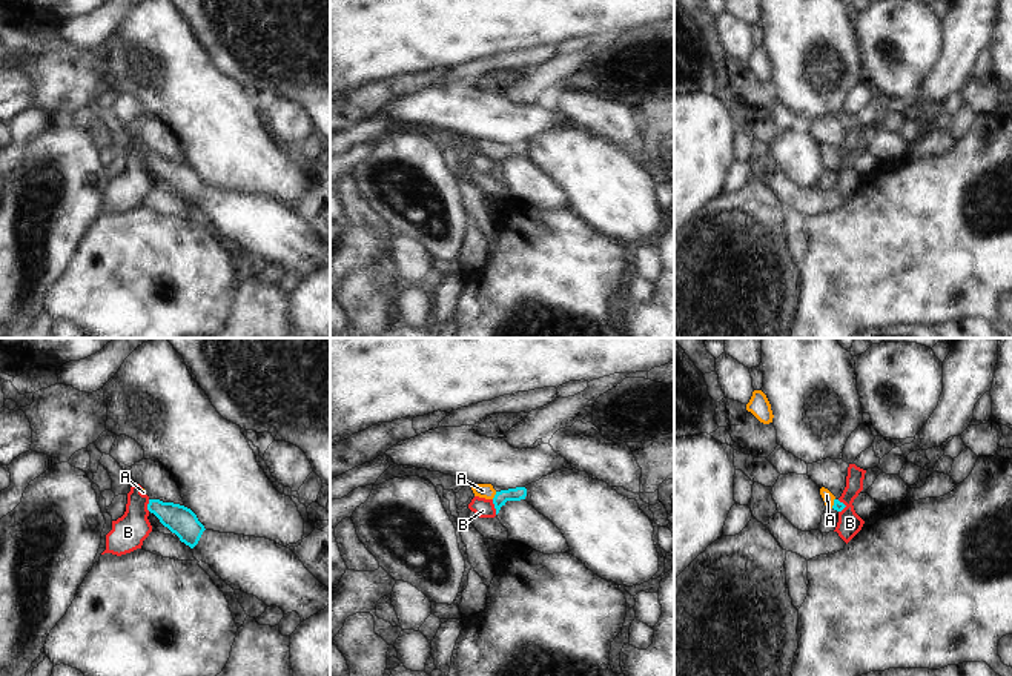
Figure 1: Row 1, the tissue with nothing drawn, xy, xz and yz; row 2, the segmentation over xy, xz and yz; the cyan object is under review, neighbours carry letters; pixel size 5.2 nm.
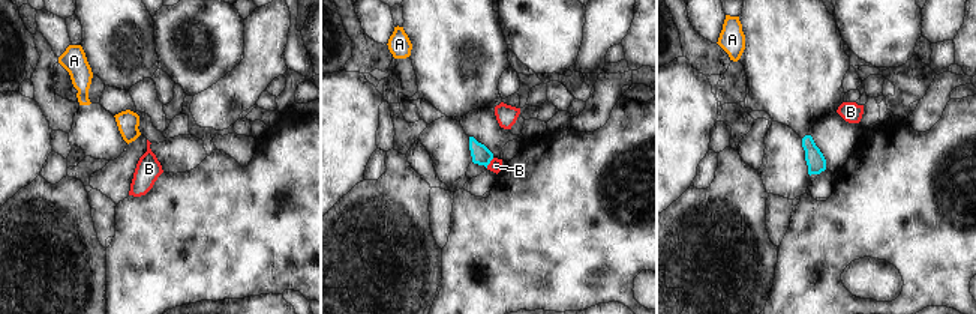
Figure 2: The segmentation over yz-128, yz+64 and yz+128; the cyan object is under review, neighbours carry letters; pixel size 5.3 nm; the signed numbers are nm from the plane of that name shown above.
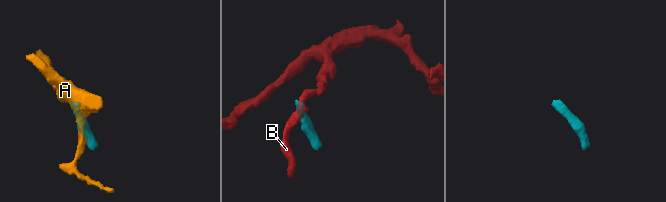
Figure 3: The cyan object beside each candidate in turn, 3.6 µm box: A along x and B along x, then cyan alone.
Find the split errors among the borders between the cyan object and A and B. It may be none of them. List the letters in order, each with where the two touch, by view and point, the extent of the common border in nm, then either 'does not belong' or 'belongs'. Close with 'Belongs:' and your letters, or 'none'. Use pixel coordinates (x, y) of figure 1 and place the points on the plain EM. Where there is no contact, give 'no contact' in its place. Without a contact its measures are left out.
A: xz (495, 151) | 50 nm | belongs
B: xz (495, 163) | 80 nm | does not belong
Belongs: A

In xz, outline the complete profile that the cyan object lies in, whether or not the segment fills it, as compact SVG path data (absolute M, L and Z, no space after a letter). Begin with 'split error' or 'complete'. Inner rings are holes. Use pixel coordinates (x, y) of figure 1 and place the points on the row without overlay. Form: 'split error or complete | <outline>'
split error | M464 140L471 143L475 152L491 155L496 164L496 171L499 169L501 163L505 161L507 157L521 157L527 152L525 143L496 147L491 140Z

